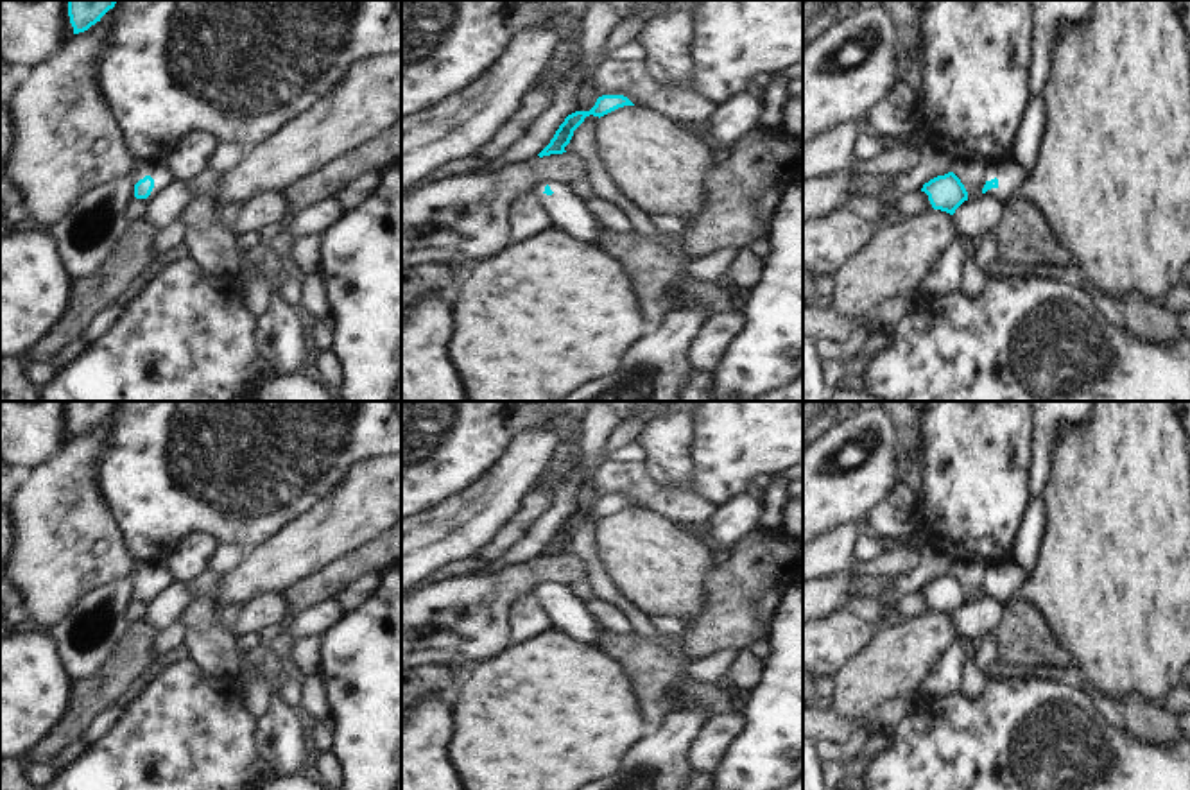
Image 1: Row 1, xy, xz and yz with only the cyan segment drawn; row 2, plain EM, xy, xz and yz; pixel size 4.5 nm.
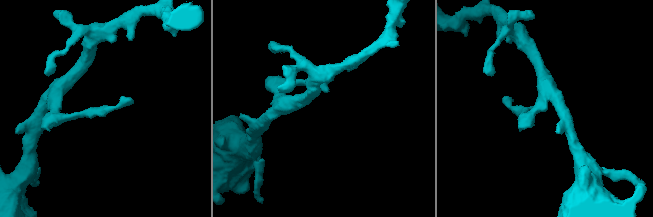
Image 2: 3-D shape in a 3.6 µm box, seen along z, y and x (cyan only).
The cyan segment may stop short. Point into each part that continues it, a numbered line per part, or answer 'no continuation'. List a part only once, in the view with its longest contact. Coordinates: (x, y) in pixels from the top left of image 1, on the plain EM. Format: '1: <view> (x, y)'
1: yz (1011, 575)

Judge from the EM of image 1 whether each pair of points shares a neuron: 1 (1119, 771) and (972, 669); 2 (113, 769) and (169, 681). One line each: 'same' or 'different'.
1: different
2: same

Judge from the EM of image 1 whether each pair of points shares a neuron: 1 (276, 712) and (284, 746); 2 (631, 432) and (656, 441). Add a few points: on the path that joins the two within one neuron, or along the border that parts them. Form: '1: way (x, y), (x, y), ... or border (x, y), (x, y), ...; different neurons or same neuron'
1: way (278, 721), (284, 737); same neuron
2: border (651, 420), (635, 439); different neurons

